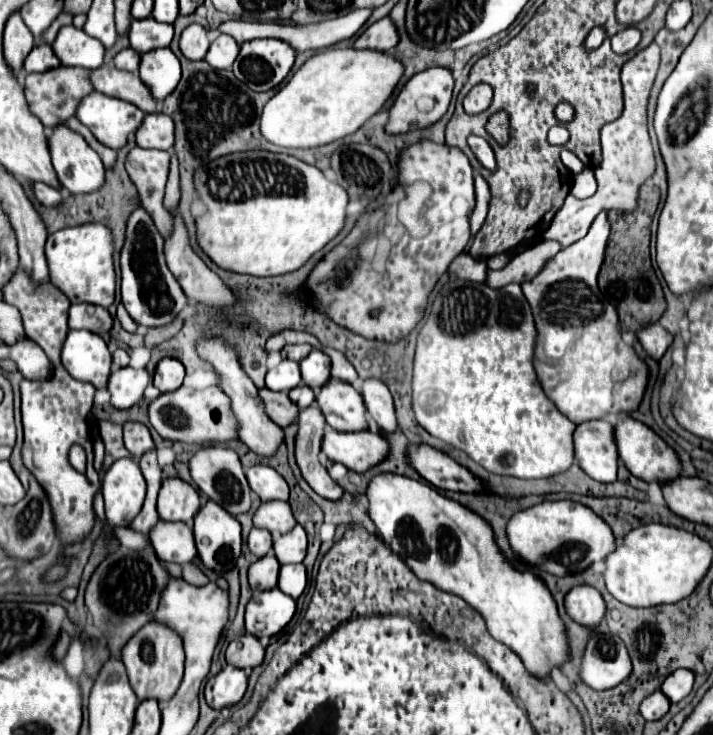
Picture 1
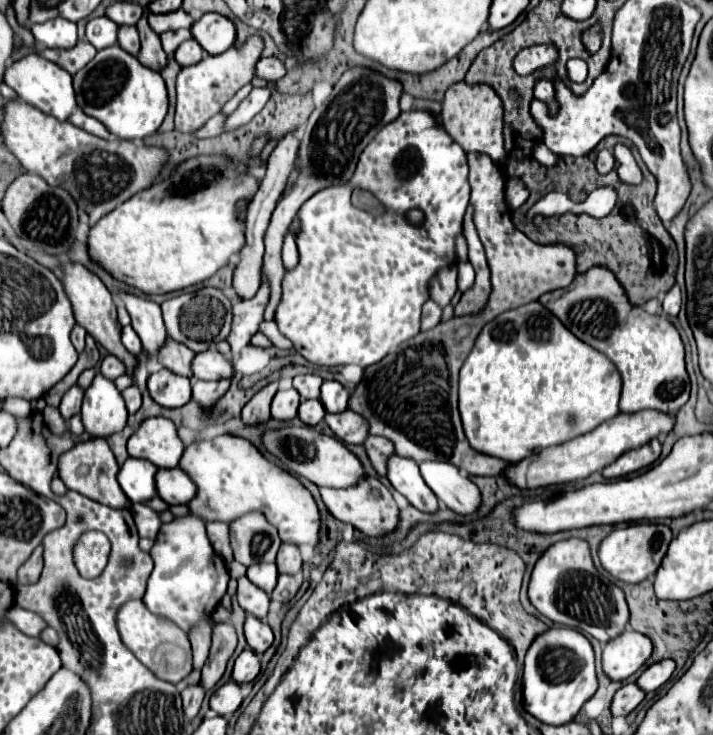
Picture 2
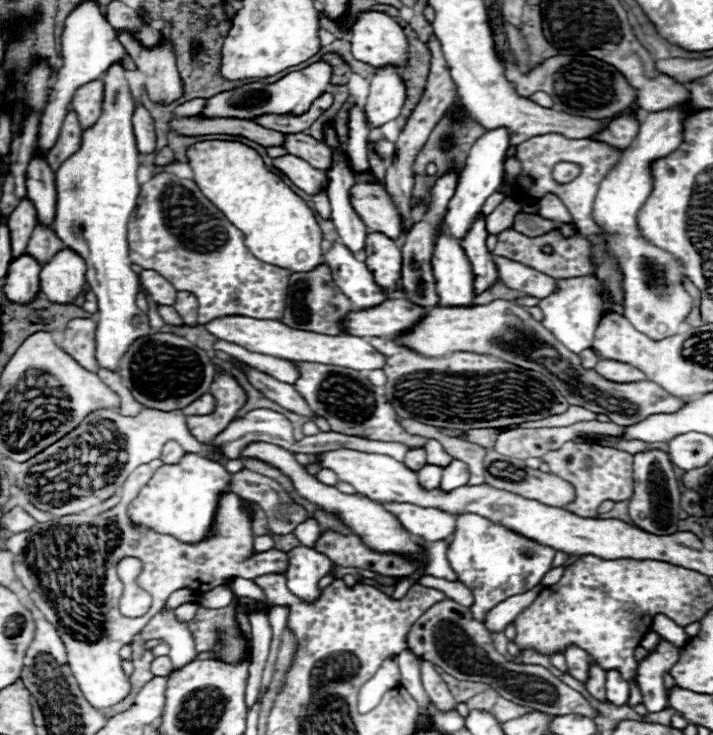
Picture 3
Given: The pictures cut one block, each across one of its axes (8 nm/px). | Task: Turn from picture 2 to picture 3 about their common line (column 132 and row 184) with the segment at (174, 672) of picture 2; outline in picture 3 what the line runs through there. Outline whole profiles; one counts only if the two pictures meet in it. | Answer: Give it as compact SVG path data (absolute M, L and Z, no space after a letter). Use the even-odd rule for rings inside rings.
M666 110L654 112L644 118L640 124L640 132L628 150L622 152L618 164L608 172L602 180L592 218L602 228L606 246L604 250L618 260L622 268L622 290L624 290L624 316L630 320L634 328L646 334L652 340L662 340L678 334L686 326L686 318L692 312L692 296L686 292L682 284L684 264L676 260L670 252L648 242L638 230L638 210L650 196L654 188L654 176L650 164L658 158L668 156L682 144L682 112Z

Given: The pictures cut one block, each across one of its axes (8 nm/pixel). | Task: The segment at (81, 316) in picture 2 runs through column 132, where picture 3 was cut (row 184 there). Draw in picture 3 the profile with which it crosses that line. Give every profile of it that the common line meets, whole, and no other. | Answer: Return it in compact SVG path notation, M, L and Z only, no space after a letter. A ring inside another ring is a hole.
M354 184L350 202L370 232L382 232L396 242L402 238L402 216L384 186Z

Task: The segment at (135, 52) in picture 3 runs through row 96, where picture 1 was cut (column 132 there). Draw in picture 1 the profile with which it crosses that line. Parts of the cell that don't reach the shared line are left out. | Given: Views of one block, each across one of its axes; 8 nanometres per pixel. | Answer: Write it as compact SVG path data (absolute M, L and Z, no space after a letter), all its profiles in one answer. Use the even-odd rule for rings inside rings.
M138 146L134 150L130 150L130 154L126 158L126 170L136 184L140 204L146 208L146 212L150 212L150 216L164 240L170 238L170 234L174 230L174 218L162 206L164 186L166 186L166 178L168 178L168 164L170 164L168 152L142 150Z

